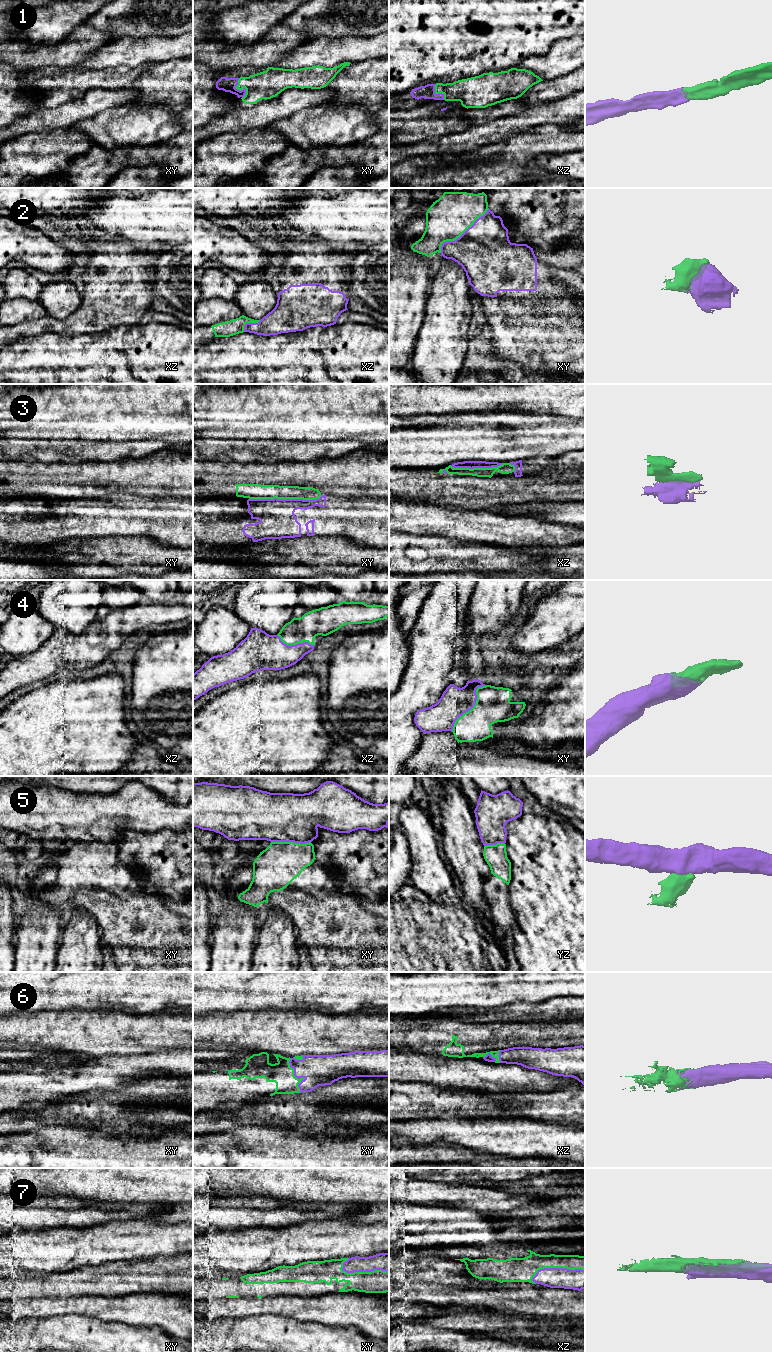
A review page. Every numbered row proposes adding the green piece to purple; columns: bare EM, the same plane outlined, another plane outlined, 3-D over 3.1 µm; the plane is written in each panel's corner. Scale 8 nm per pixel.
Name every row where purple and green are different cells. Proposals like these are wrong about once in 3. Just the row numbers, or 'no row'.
3, 5

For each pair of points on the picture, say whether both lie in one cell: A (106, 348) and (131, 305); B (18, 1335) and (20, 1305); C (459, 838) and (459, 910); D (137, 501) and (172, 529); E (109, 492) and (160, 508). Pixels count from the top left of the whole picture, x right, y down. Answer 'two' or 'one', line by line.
A: two
B: two
C: two
D: one
E: two

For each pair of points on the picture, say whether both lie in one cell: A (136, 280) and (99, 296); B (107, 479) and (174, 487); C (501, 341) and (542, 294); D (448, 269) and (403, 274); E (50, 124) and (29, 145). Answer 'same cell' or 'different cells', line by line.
A: same cell
B: same cell
C: same cell
D: different cells
E: different cells

